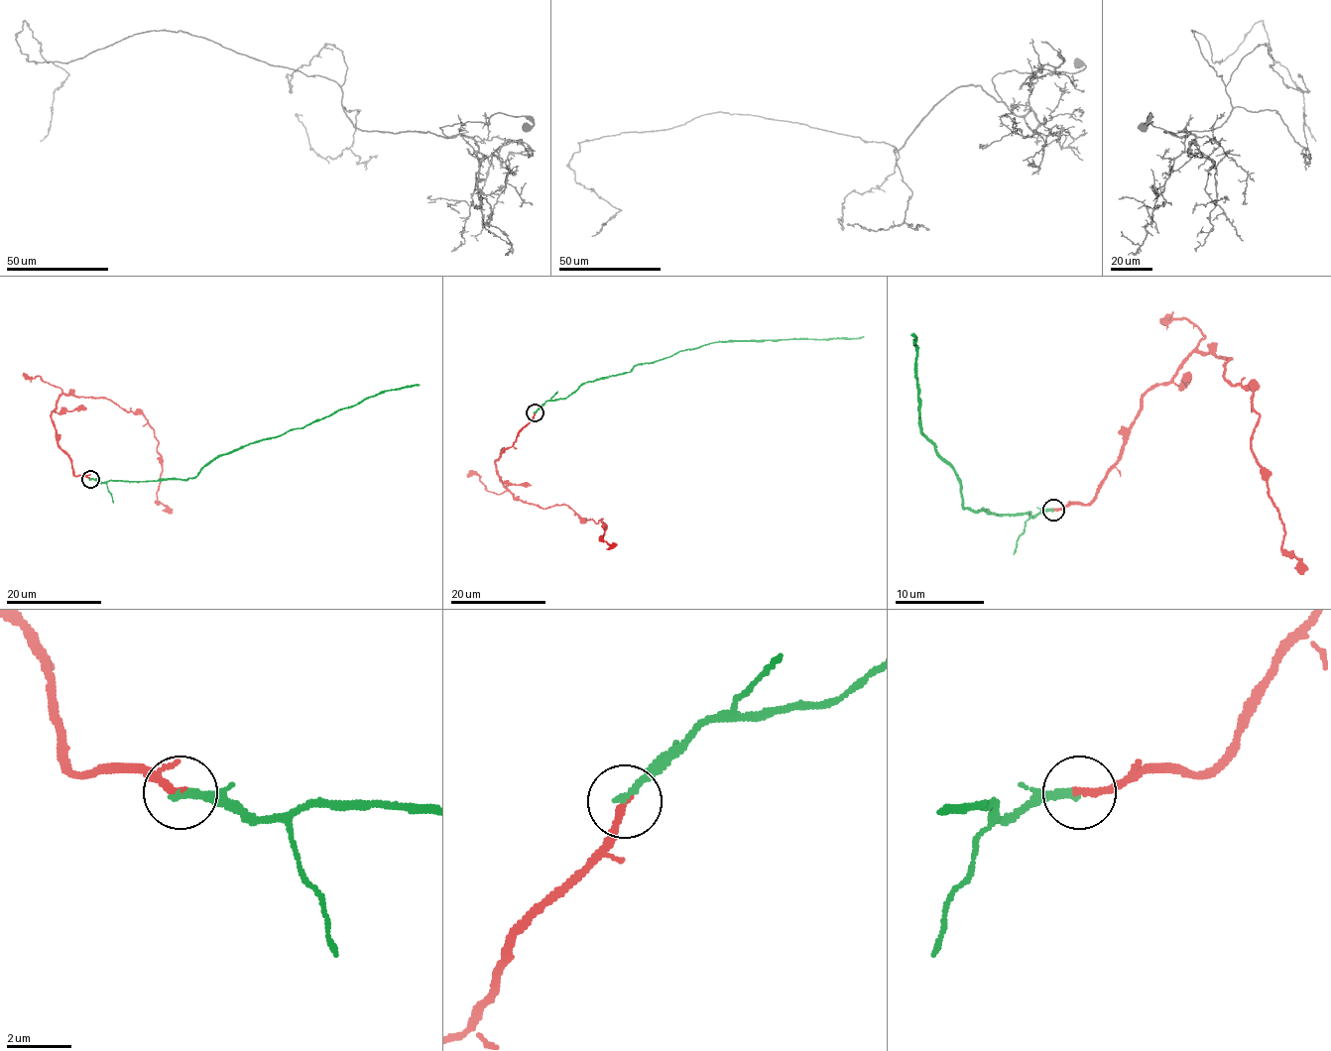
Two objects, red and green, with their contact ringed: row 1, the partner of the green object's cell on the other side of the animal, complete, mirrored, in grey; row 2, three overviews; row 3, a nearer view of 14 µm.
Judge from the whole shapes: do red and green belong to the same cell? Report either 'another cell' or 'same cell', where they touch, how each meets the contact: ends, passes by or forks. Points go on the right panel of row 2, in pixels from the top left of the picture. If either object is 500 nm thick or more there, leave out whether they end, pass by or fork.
same cell | (1053, 510) | red ends | green ends

